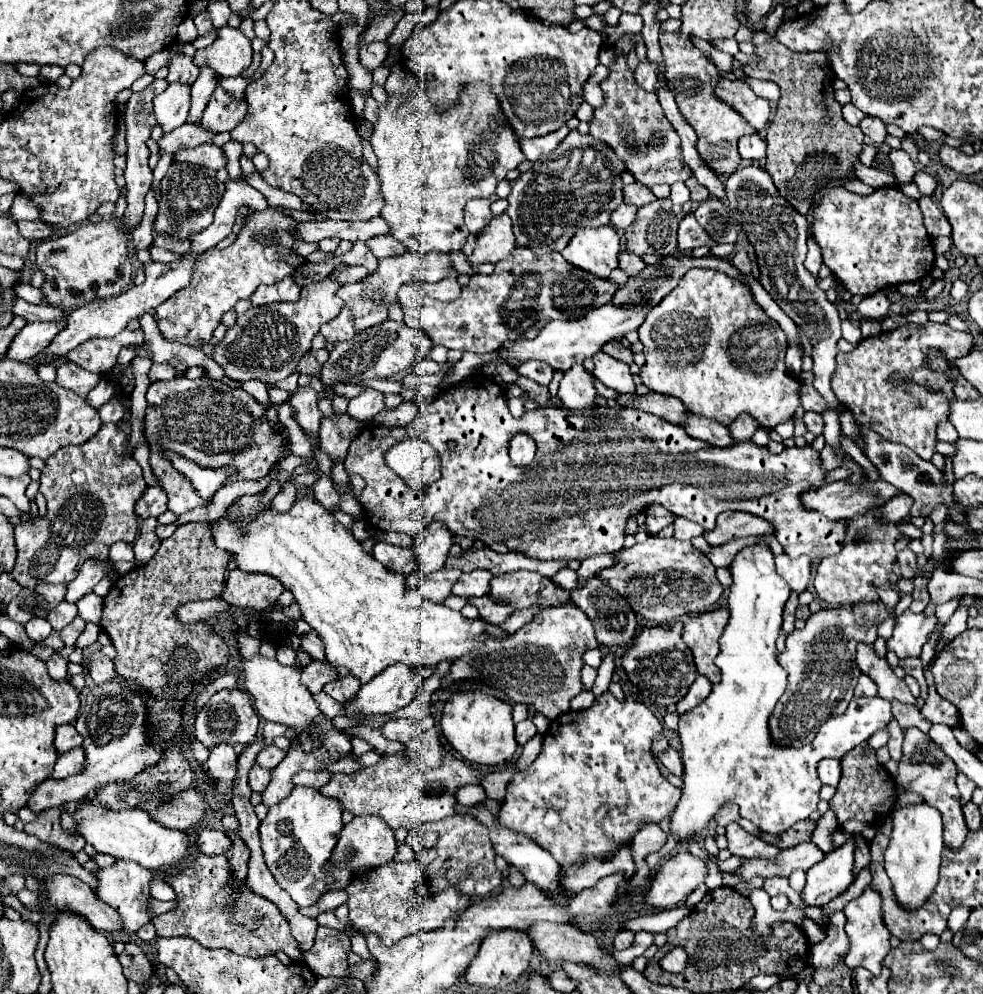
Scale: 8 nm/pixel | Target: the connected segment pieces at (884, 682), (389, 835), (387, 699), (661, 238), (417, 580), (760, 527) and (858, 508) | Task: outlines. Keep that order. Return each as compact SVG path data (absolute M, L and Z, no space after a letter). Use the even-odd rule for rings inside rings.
M863 642L857 644L857 666L863 674L867 674L871 680L875 680L881 698L915 704L915 698L909 692L905 680L895 676L887 658L877 656L873 644L863 644Z
M355 816L341 830L337 846L333 848L331 860L323 868L329 870L331 866L337 866L337 868L347 868L347 870L355 872L355 870L365 868L365 866L369 866L369 868L385 866L385 864L389 864L389 860L393 860L395 850L397 850L397 842L395 842L393 830L381 818L377 818L377 816Z
M393 664L363 684L355 698L343 702L343 716L363 718L399 710L413 700L417 690L419 682L413 676L413 668Z
M655 198L653 202L641 206L637 210L637 218L635 222L625 230L625 248L631 254L673 254L675 252L675 244L677 244L677 216L673 214L673 202L671 198Z
M441 520L431 522L421 534L417 534L413 542L417 568L413 570L413 574L407 576L409 586L411 588L419 586L425 580L423 576L429 576L431 572L443 568L451 546L453 546L453 532Z
M723 512L717 516L715 528L705 532L703 536L707 544L721 546L735 538L771 536L771 534L775 534L775 528L765 518L759 518L749 512Z
M831 482L817 490L807 490L801 494L801 504L811 512L821 512L829 520L841 520L869 510L869 506L879 504L877 496L885 502L897 494L889 482L867 482L865 488L849 488L845 482Z

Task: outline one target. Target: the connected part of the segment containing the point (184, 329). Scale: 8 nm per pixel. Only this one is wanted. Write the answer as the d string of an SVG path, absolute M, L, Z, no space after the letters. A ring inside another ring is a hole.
M269 206L261 212L247 216L235 242L223 250L211 248L197 256L193 266L193 276L189 286L175 292L163 304L157 306L157 316L161 320L159 330L165 338L177 340L181 344L195 344L197 340L209 340L213 330L219 326L219 318L235 308L237 302L249 300L251 294L261 284L277 284L297 270L285 262L285 256L293 256L293 246L299 242L295 238L297 222L281 206Z

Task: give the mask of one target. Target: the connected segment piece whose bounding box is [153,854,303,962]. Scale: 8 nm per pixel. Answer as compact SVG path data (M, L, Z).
M199 854L187 868L171 878L171 888L177 894L177 908L153 920L157 936L191 936L197 938L205 948L227 948L251 958L283 950L291 960L301 960L303 952L297 940L291 936L287 920L281 916L281 912L277 912L277 906L273 902L261 900L245 888L239 896L239 922L223 910L225 902L231 900L229 882L231 868L227 856Z

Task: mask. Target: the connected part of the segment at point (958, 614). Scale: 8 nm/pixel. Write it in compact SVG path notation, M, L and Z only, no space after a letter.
M959 606L955 610L955 614L951 616L951 620L945 624L945 628L941 632L941 642L945 644L945 640L953 640L963 630L967 630L967 608L965 606Z

